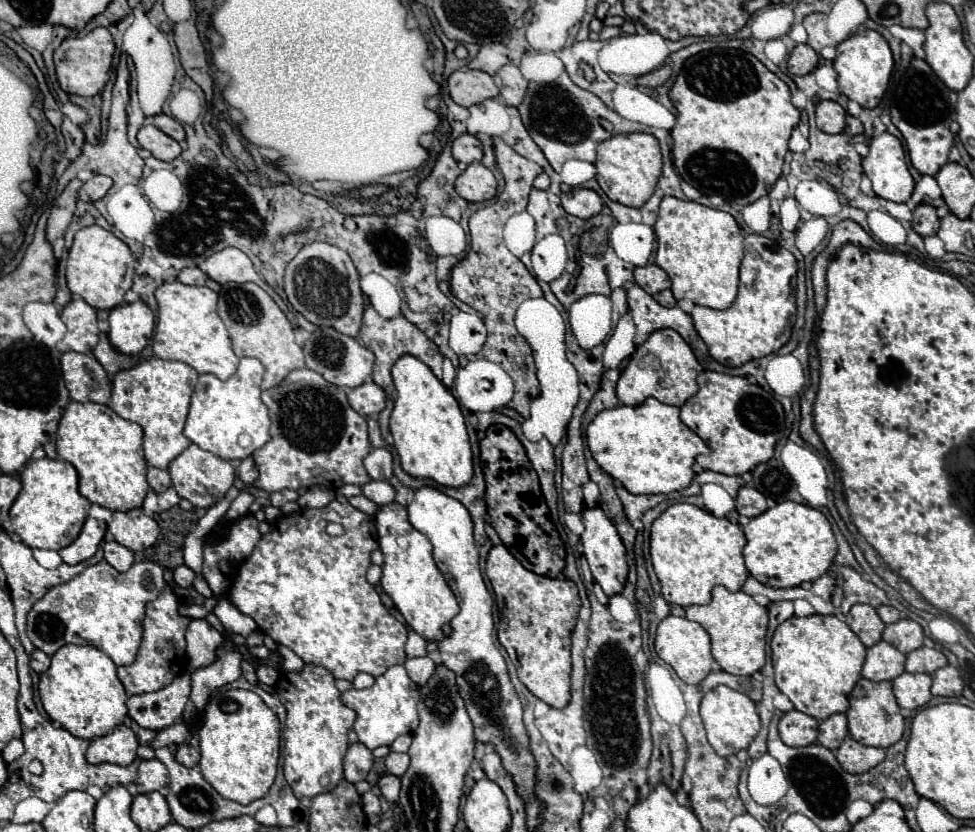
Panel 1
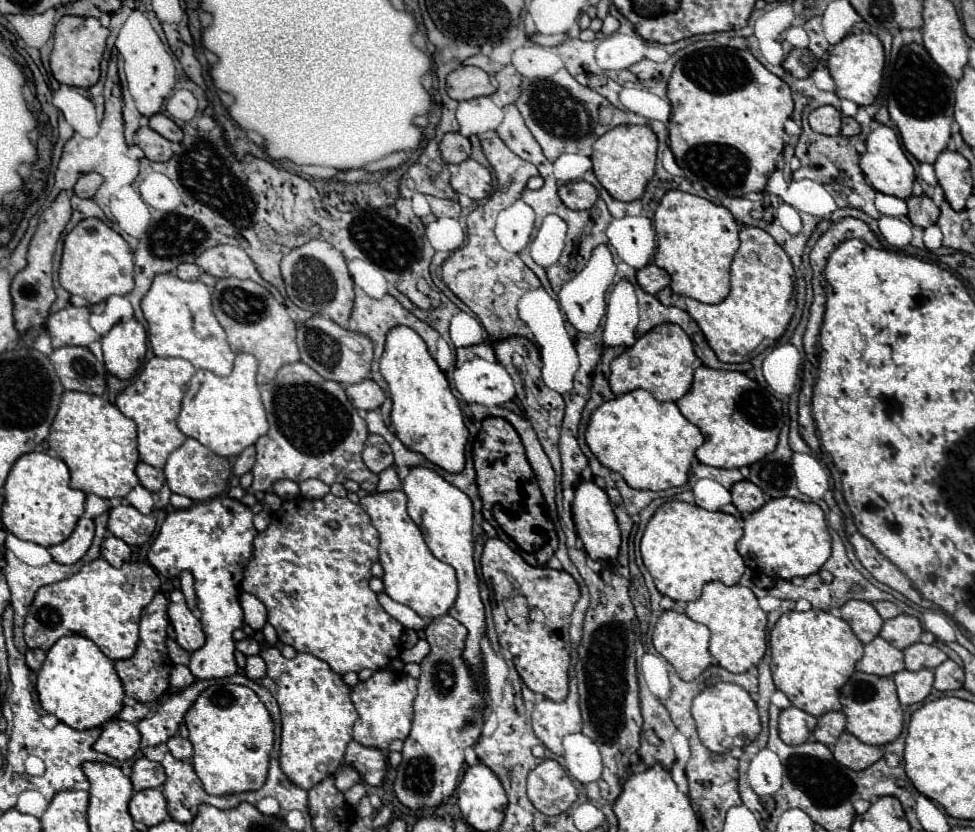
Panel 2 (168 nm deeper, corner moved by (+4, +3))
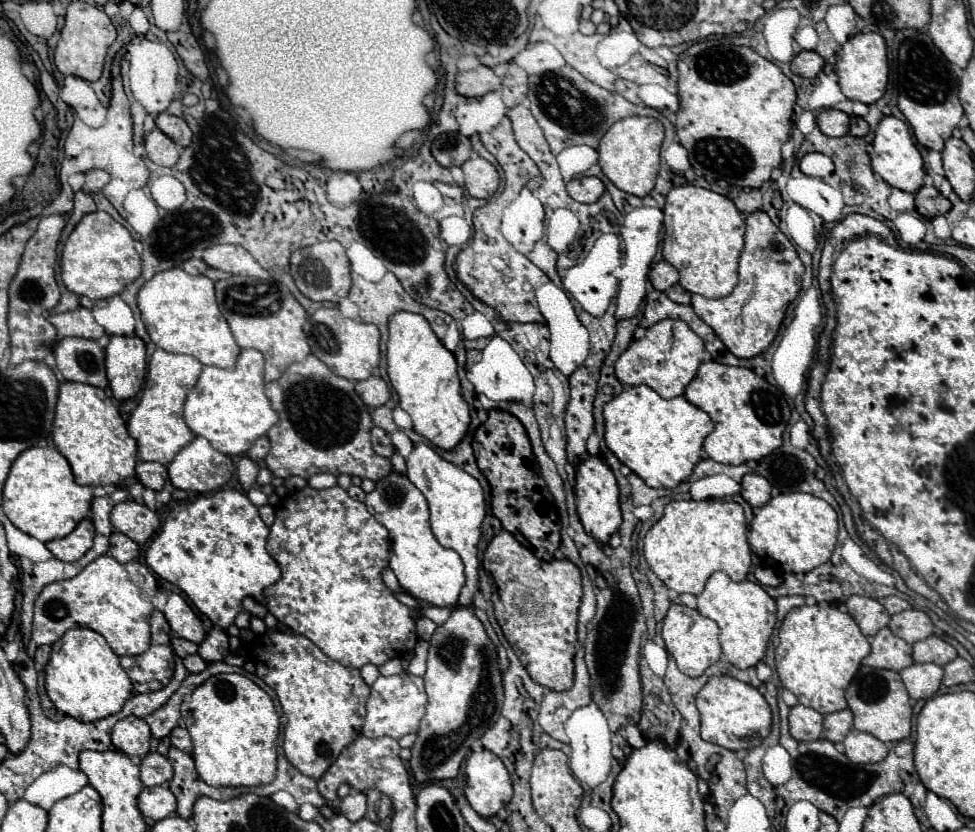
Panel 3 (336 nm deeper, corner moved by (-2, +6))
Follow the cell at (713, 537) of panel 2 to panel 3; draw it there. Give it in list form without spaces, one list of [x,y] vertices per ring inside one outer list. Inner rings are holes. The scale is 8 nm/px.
[[[675,500],[651,526],[643,540],[643,554],[655,576],[671,590],[701,594],[713,572],[725,572],[733,582],[745,580],[751,568],[747,522],[737,502]]]

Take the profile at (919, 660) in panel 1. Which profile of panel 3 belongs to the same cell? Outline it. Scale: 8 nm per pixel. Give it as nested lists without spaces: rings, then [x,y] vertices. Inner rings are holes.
[[[929,636],[929,638],[913,644],[913,660],[917,664],[933,662],[933,664],[945,666],[947,662],[951,662],[955,658],[957,658],[957,650],[949,642],[945,642],[943,638]]]

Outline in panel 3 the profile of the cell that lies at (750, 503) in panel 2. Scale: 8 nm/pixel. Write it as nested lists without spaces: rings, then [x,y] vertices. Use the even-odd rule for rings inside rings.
[[[745,474],[741,480],[741,496],[751,508],[765,506],[769,502],[771,484],[759,474]]]

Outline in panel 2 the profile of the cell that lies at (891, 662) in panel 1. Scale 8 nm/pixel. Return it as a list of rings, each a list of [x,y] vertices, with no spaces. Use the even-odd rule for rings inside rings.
[[[875,637],[865,645],[865,653],[857,663],[857,671],[871,675],[895,675],[905,669],[903,651],[887,643],[883,637]]]

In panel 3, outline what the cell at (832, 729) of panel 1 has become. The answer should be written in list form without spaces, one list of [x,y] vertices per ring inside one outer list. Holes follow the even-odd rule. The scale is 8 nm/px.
[[[849,708],[827,714],[821,738],[829,740],[829,742],[843,742],[847,732],[851,730],[851,726],[853,726],[853,712]]]

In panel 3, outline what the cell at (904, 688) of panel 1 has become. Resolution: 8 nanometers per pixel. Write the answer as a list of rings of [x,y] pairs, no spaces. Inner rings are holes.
[[[911,664],[909,668],[901,670],[899,674],[911,698],[927,700],[939,690],[943,668],[937,664]]]

